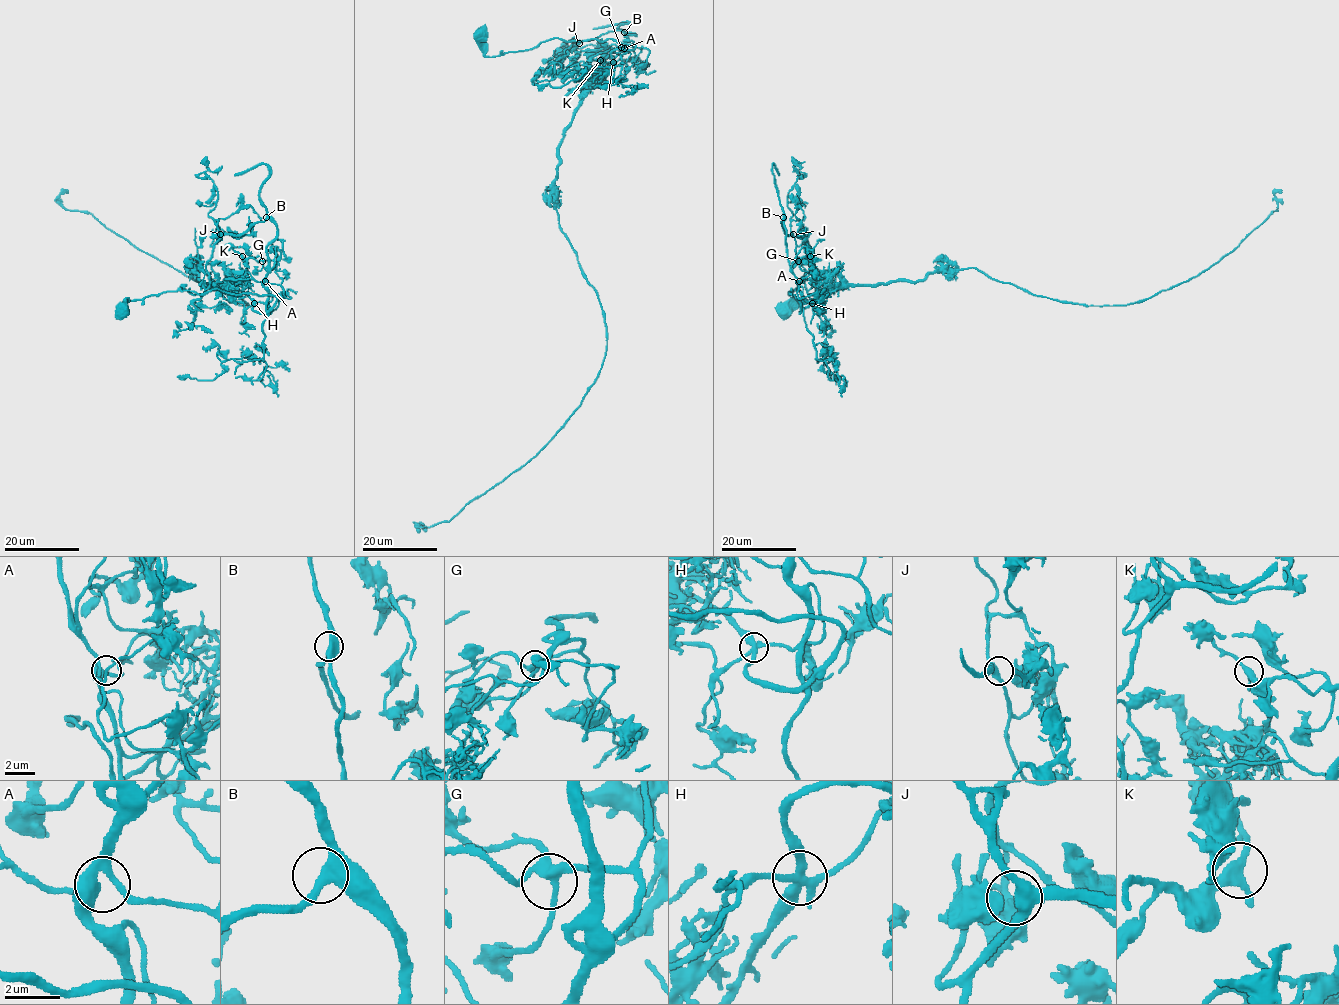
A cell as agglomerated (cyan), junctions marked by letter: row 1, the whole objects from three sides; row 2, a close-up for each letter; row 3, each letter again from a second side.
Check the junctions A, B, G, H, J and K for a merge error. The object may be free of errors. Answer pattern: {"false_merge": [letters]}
{"false_merge": ["H"]}

